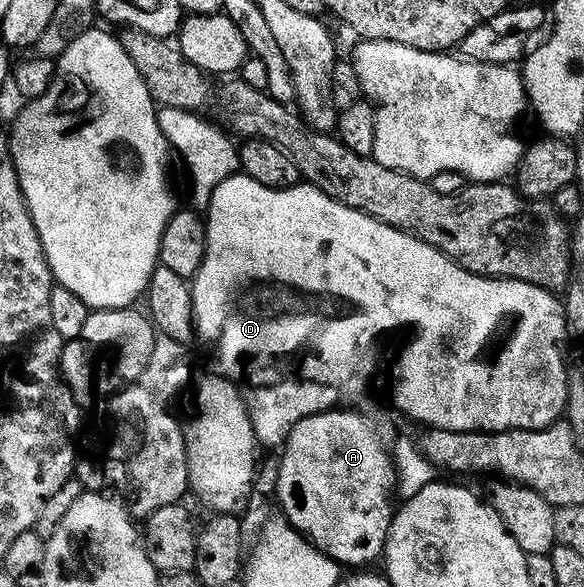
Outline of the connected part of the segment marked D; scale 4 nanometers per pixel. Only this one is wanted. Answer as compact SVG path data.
M236 174L229 176L225 181L219 182L215 186L213 193L210 196L207 215L205 221L205 252L201 256L201 262L197 266L196 272L191 277L191 287L189 289L190 305L193 307L193 326L195 329L196 339L202 340L205 344L210 344L213 347L213 356L217 359L216 367L219 369L220 375L228 376L234 382L242 382L246 380L249 386L260 386L262 384L281 384L284 380L310 380L311 382L319 382L327 386L335 386L342 390L348 388L361 388L364 384L374 384L381 392L389 392L392 407L398 413L411 416L415 420L422 420L425 426L432 428L447 428L451 431L472 432L480 430L482 432L503 432L510 431L513 428L528 428L541 429L549 425L555 424L562 419L563 413L567 408L567 392L565 396L565 332L567 336L567 321L565 318L565 305L560 299L557 300L552 291L547 288L540 288L531 282L523 282L522 280L507 280L500 276L476 276L474 272L468 272L463 266L455 263L450 256L444 256L435 246L431 246L427 242L420 240L418 236L414 236L412 232L405 232L401 228L393 228L390 224L385 224L382 220L377 220L374 216L368 216L366 212L355 210L351 206L343 206L343 202L335 202L327 194L323 194L323 190L319 190L314 184L298 182L292 184L290 188L268 188L259 182L255 182L255 178L244 174Z

